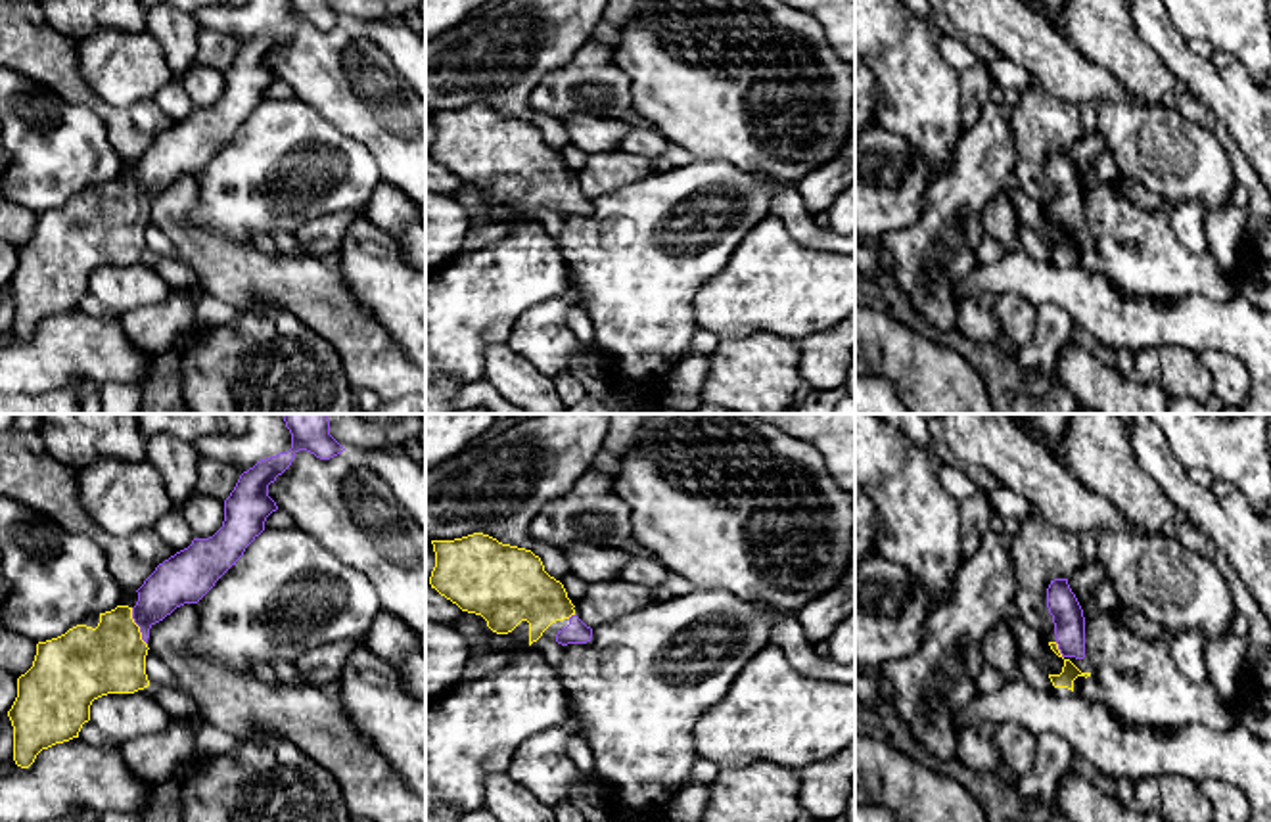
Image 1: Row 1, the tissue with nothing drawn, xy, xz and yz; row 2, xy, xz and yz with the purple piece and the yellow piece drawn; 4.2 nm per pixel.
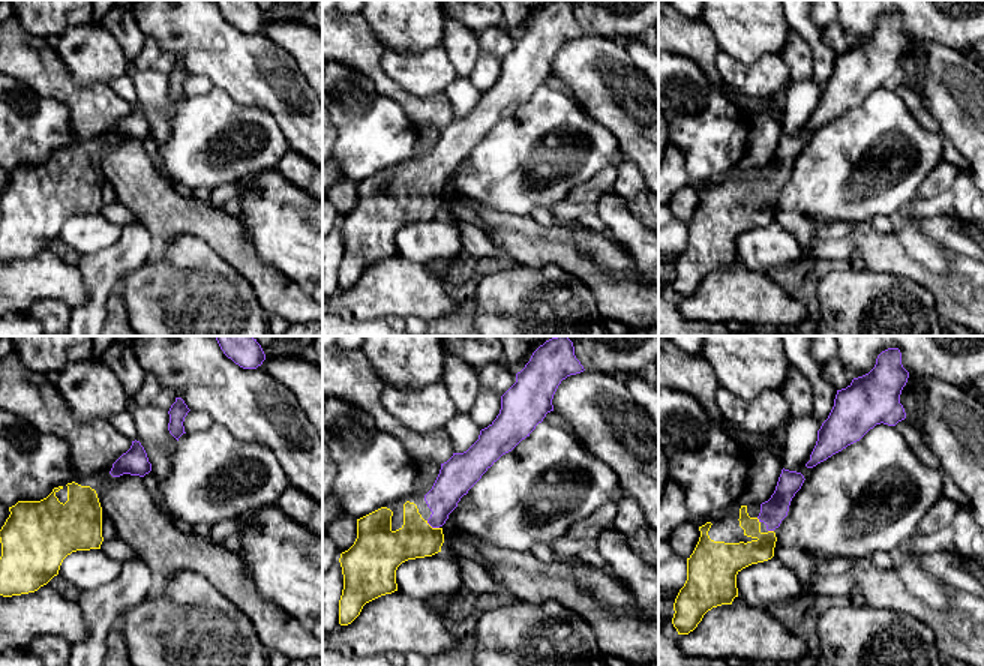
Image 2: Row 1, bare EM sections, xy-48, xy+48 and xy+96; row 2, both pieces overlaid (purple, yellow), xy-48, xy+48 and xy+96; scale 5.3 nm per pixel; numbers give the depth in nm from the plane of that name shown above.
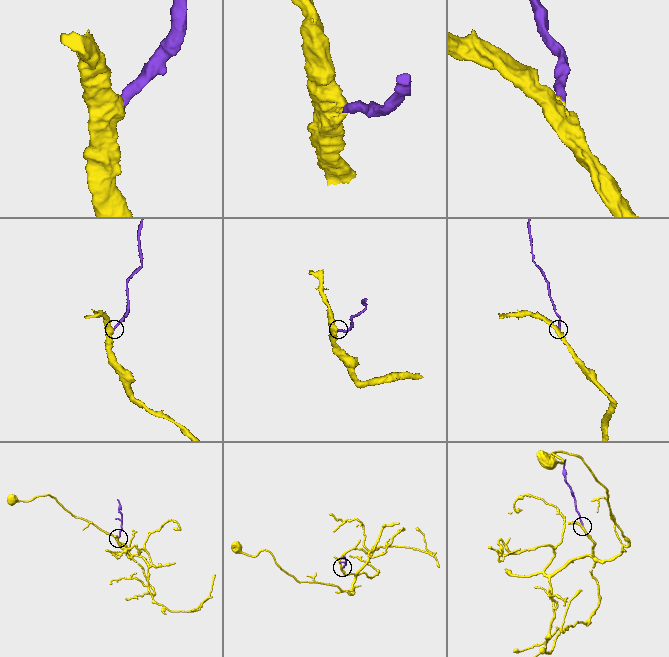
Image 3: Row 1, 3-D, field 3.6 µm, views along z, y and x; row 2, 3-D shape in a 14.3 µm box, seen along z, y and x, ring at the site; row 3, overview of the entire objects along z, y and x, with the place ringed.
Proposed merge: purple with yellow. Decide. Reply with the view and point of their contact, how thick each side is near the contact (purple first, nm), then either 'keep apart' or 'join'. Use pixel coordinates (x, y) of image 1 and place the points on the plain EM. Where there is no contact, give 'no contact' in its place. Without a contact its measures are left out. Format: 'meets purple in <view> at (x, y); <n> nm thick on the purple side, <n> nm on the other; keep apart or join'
meets purple in xy at (138, 196); 200 nm thick on the purple side, 280 nm on the other; join

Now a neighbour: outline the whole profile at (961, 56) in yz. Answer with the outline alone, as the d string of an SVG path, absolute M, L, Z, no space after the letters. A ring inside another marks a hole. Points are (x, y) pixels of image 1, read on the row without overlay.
M937 33L937 46L941 57L957 73L972 67L985 67L999 90L1016 88L1018 92L1024 92L1026 88L1037 84L1024 69L1012 65L1001 56L995 59L980 57L974 48L968 46L960 36L947 36Z

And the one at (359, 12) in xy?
M330 0L330 6L353 23L403 21L410 10L418 10L420 0Z

